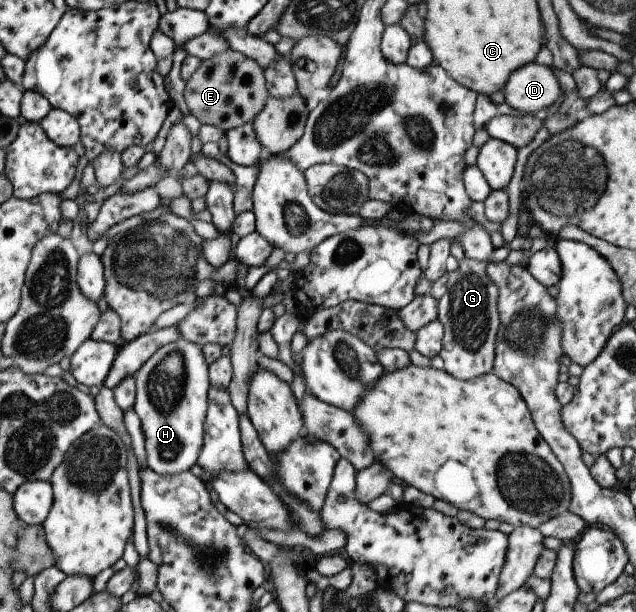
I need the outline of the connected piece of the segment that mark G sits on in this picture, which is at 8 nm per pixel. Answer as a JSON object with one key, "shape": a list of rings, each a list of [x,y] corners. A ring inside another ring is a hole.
{"shape":[[[465,255],[457,261],[456,269],[448,273],[446,292],[437,299],[437,320],[443,325],[438,354],[448,375],[457,380],[471,380],[491,371],[499,317],[497,289],[486,275],[485,262],[471,260]]]}

